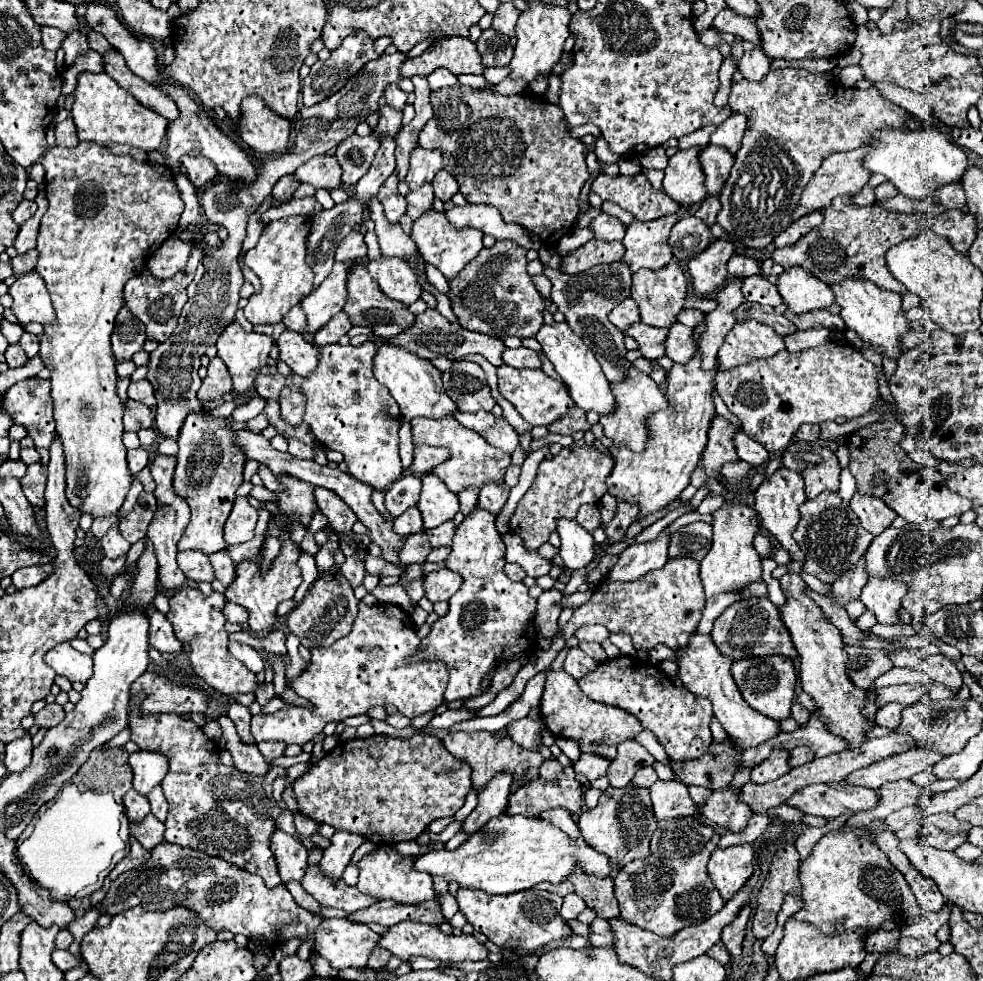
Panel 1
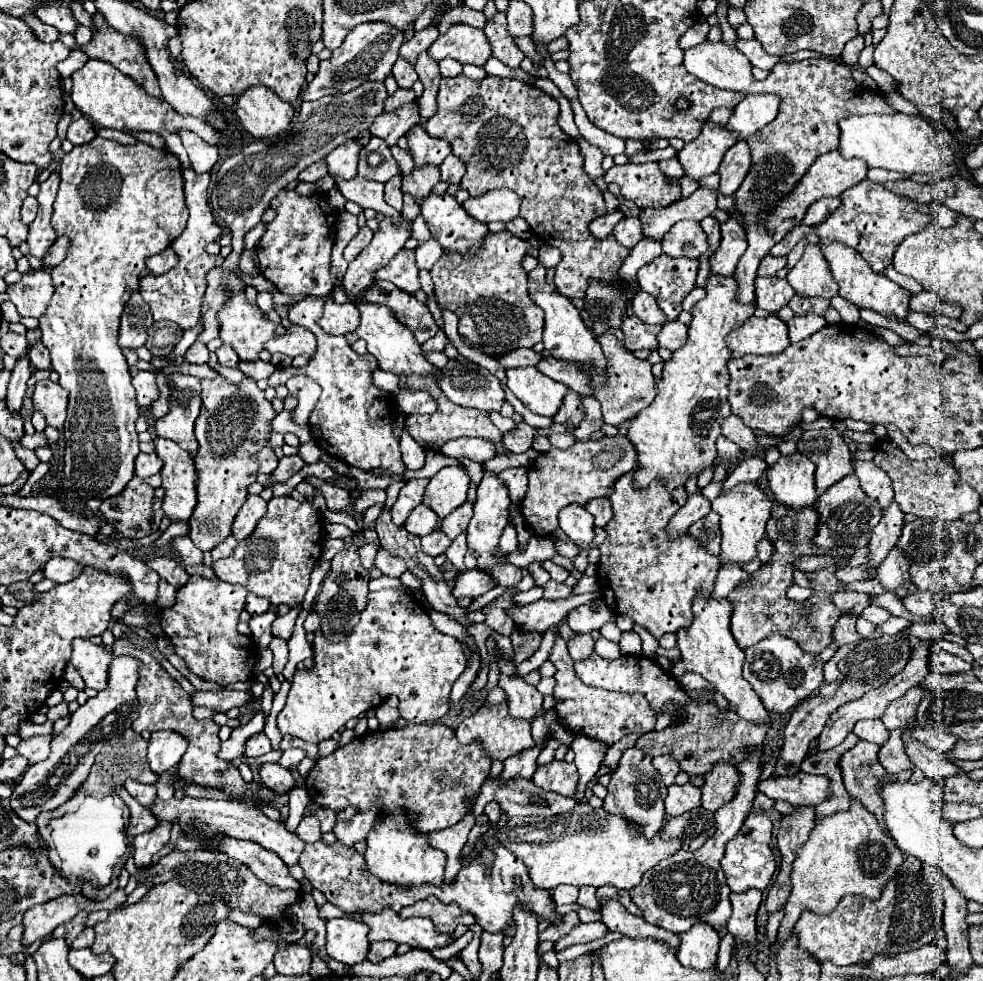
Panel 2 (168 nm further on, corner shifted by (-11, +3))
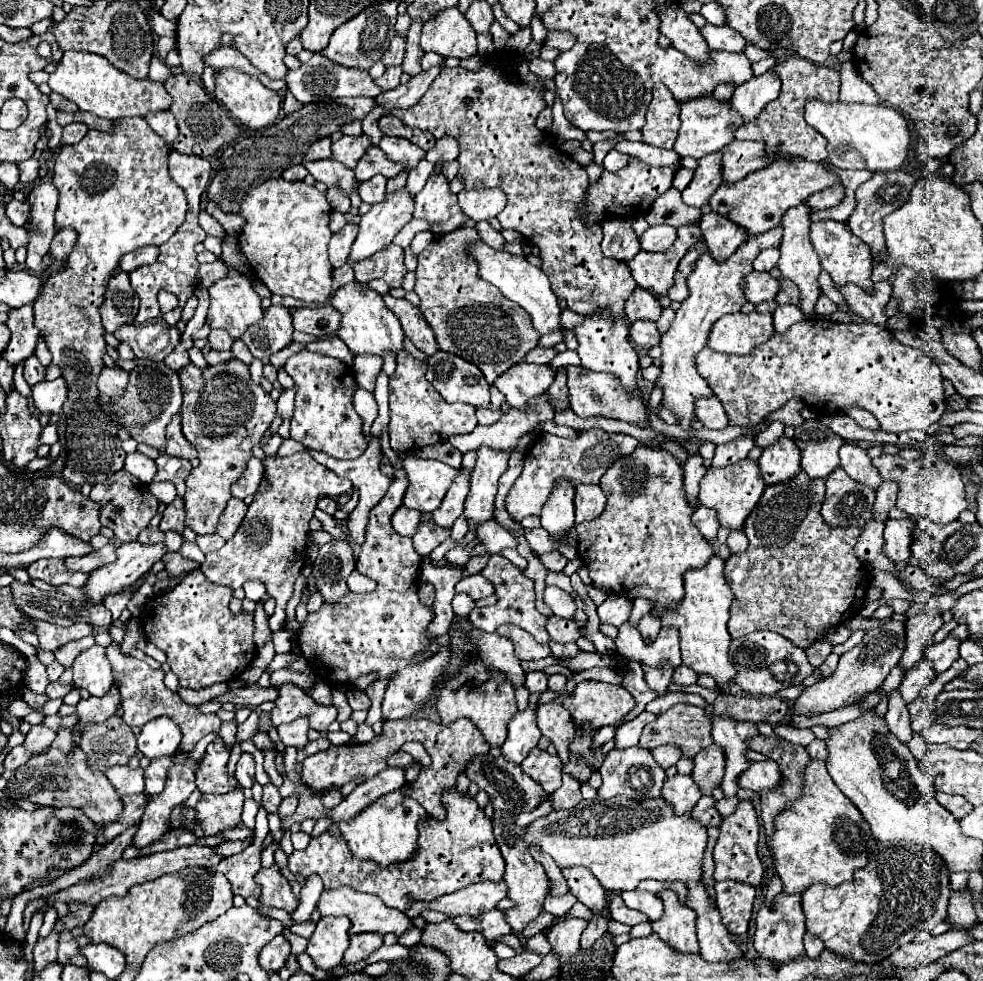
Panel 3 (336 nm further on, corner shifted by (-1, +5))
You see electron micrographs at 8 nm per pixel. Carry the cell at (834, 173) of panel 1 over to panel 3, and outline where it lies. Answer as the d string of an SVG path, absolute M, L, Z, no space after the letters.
M795 156L791 160L779 158L767 164L763 170L757 170L735 184L721 184L717 192L711 196L709 204L713 212L729 218L733 224L743 228L745 234L751 238L775 228L777 224L781 224L781 218L789 208L799 206L813 192L827 190L837 182L839 176L833 170L829 170L827 162L809 162L801 156Z

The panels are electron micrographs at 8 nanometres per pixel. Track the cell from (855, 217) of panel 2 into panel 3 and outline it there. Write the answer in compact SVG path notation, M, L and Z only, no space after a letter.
M777 226L777 228L773 228L765 234L759 234L757 238L747 238L737 248L737 252L731 258L727 258L725 262L715 262L709 256L709 252L705 252L697 260L695 270L689 274L689 278L687 278L689 296L681 302L681 308L677 310L673 324L661 336L661 344L659 344L661 350L663 350L661 374L655 380L655 386L663 390L663 400L659 404L659 410L667 408L677 418L677 424L683 430L691 430L693 428L691 424L697 420L695 400L713 396L705 378L701 378L701 374L697 374L695 354L699 354L703 348L707 348L709 332L711 332L713 324L725 314L739 312L741 306L747 302L747 298L745 298L745 278L743 276L753 272L753 260L761 250L781 246L781 236L783 236L783 230L781 230L781 226Z

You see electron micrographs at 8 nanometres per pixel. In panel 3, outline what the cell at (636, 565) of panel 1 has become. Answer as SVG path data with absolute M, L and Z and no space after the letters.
M697 454L697 456L691 456L685 466L683 466L683 482L685 482L685 496L687 496L687 502L691 508L697 508L699 504L699 480L705 476L705 468L703 468L703 458Z

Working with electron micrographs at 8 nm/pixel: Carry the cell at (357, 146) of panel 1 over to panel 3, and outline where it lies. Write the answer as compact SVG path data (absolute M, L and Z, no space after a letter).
M369 146L369 150L361 156L361 160L355 166L355 176L357 176L359 182L365 182L365 180L369 180L369 178L373 178L377 174L393 178L401 170L403 170L403 166L389 160L379 146Z

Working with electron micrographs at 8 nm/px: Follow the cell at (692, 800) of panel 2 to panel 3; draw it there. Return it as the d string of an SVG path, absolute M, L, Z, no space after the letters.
M677 774L677 776L665 780L665 784L661 788L661 796L673 806L673 810L679 816L683 816L693 810L693 806L701 798L701 792L691 776Z

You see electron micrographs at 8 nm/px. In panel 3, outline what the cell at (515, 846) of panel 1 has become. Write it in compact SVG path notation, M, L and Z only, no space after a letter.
M625 798L613 800L583 800L573 810L553 810L547 816L533 820L525 828L525 846L539 846L557 866L589 868L605 890L633 890L641 880L681 880L689 888L689 908L697 912L697 938L701 956L707 962L735 962L741 958L741 948L733 942L729 930L721 924L721 914L713 908L701 882L703 850L707 830L689 814L677 816L663 798L631 802Z

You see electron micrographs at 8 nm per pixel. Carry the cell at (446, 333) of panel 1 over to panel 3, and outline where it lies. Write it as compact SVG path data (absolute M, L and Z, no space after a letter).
M533 348L533 350L529 350L527 352L527 356L525 356L525 362L531 362L531 364L547 364L547 362L551 362L551 358L555 356L555 350L553 348Z

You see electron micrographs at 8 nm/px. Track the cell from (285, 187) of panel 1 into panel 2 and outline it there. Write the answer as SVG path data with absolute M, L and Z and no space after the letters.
M319 160L319 162L311 164L311 166L307 166L307 168L299 174L299 180L301 180L301 182L315 182L315 180L323 178L325 174L327 174L327 162L325 162L325 160Z

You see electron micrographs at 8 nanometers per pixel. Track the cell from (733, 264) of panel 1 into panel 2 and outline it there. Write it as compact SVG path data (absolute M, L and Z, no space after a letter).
M765 256L763 260L761 260L761 264L759 264L759 270L757 270L757 274L759 276L771 276L771 274L777 274L781 268L785 268L787 266L787 256L779 256L779 258L775 258L775 256Z

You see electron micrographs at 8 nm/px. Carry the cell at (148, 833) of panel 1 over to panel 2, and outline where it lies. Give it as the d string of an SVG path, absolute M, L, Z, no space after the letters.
M117 786L113 788L113 792L129 806L131 810L131 816L129 816L129 826L127 826L127 836L137 836L137 834L143 834L143 832L149 832L151 828L155 828L155 824L159 824L159 820L155 820L155 816L151 816L151 812L141 806L135 798L131 798L127 794L127 790L123 786Z

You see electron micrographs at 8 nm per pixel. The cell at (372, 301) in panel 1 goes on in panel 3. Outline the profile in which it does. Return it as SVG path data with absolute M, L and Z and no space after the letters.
M383 294L383 300L385 300L387 308L399 318L405 336L427 356L433 356L437 352L437 342L435 342L431 326L425 322L421 310L417 306L413 306L409 300L393 298L391 294Z

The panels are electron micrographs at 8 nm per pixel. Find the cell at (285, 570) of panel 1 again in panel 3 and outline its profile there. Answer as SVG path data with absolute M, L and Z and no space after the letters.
M297 452L287 458L269 456L263 460L263 466L265 480L271 482L271 488L255 496L235 536L227 540L221 550L205 556L201 572L209 582L227 586L231 590L241 588L247 580L261 580L267 588L267 596L277 602L275 614L269 618L271 630L277 632L287 622L285 606L293 596L295 580L305 564L309 520L319 496L335 498L347 494L353 490L353 484L351 480L341 478L315 462L307 452Z

